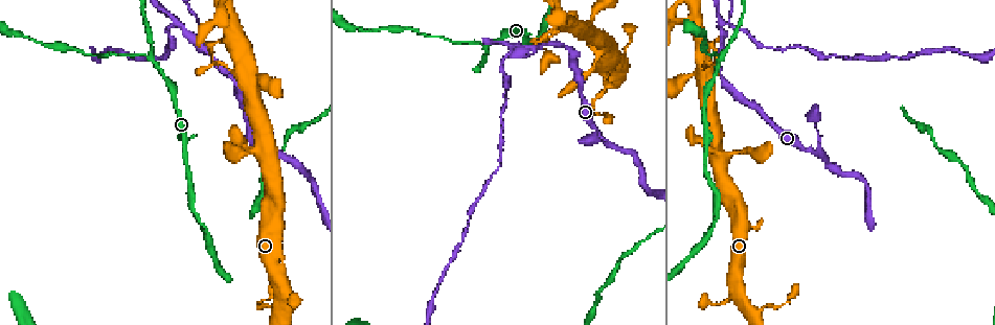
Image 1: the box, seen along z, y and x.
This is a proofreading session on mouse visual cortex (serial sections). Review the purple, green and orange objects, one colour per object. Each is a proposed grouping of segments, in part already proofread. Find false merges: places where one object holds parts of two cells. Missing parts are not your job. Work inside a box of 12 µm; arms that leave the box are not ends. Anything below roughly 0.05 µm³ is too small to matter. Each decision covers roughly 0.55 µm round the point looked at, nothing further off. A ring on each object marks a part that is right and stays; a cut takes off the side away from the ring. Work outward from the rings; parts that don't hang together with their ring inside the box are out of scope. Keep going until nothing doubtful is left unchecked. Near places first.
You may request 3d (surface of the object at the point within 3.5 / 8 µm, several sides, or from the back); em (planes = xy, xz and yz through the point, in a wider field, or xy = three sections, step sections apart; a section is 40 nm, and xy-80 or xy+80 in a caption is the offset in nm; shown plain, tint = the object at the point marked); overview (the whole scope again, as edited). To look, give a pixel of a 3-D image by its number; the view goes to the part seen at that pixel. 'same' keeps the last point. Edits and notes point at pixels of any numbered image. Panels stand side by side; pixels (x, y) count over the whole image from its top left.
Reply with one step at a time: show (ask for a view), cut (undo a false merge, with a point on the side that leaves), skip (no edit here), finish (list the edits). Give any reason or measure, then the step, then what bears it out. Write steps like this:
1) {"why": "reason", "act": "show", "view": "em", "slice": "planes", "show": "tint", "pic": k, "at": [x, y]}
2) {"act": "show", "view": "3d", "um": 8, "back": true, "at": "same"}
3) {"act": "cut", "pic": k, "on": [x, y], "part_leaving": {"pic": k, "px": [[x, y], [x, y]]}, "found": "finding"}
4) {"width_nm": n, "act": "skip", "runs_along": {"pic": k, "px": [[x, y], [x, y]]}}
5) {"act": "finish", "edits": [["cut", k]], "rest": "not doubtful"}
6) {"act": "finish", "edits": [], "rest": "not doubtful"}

{"why": "three-way junction", "act": "show", "view": "3d", "um": 3.5, "pic": 1, "at": [818, 154]}

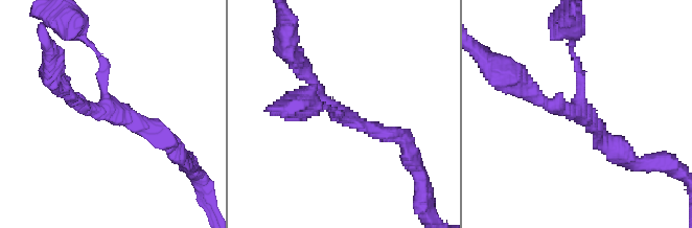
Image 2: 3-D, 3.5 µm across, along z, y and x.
{"arm_widths_nm": [100, 200, 250], "act": "skip", "runs_along": {"pic": 2, "px": [[298, 61], [340, 114], [395, 135]]}, "found": "continuous, no second cell"}

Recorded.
{"act": "show", "view": "3d", "um": 8, "pic": 1, "at": [720, 40]}

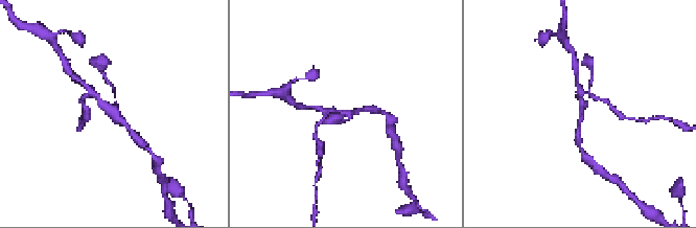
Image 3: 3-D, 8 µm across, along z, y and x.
{"why": "zoom in", "act": "show", "view": "3d", "um": 3.5, "back": true, "pic": 3, "at": [113, 111]}

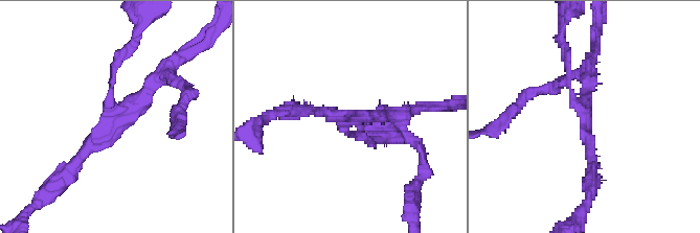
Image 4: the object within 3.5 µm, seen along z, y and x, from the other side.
{"act": "show", "view": "em", "slice": "xy", "step": 1, "show": "tint", "pic": 4, "at": [113, 114]}

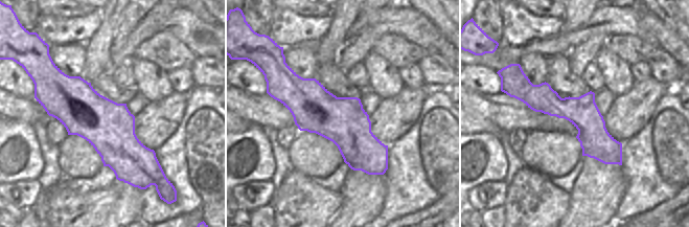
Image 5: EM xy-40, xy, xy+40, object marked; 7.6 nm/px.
{"arms": 3, "act": "skip", "runs_along": {"pic": 5, "px": [[42, 98], [71, 99], [156, 164]]}, "found": "continuous, no second cell"}

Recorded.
{"why": "branch point", "act": "show", "view": "3d", "um": 8, "pic": 1, "at": [721, 60]}

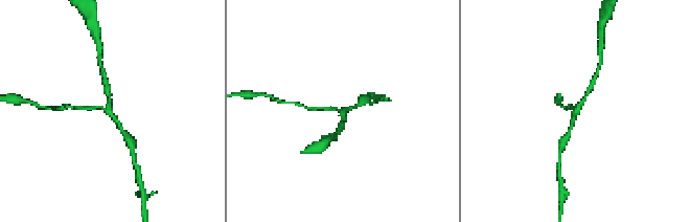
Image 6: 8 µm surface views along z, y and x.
{"act": "show", "view": "3d", "um": 3.5, "pic": 6, "at": [341, 114]}

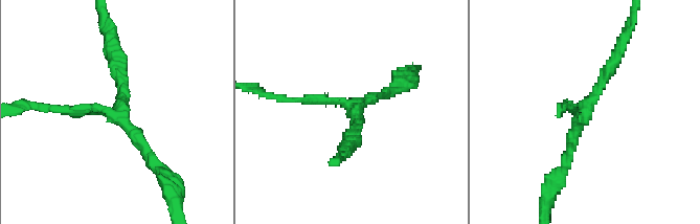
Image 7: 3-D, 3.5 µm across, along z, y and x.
{"arms": 3, "arm_widths_nm": [100, 200, 200], "act": "show", "view": "em", "slice": "planes", "show": "tint", "pic": 7, "at": [351, 107]}

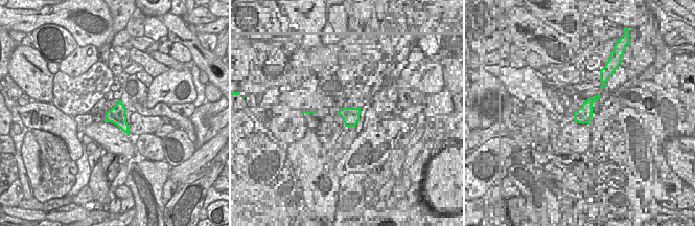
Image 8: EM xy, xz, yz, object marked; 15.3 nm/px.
{"width_nm": 280, "act": "skip", "runs_along": {"pic": 7, "px": [[160, 170], [115, 115], [50, 105]]}, "found": "one cell here"}

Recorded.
{"why": "thin neck", "act": "show", "view": "3d", "um": 8, "pic": 1, "at": [127, 53]}

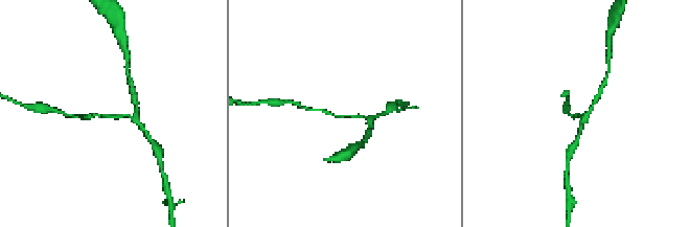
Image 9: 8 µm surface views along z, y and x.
{"act": "show", "view": "3d", "um": 3.5, "pic": 9, "at": [579, 117]}

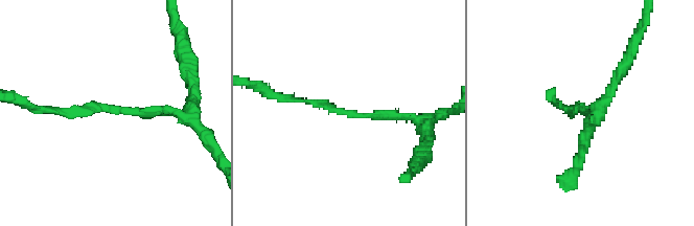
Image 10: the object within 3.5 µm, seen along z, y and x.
{"arm_widths_nm": [100, 150], "act": "show", "view": "em", "slice": "xy", "step": 1, "show": "tint", "pic": 10, "at": [130, 110]}

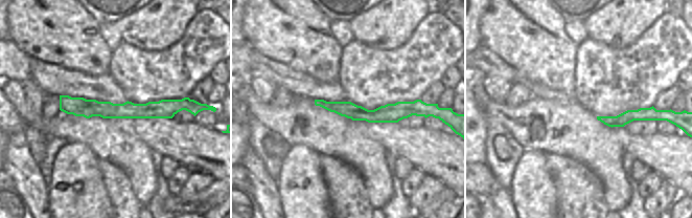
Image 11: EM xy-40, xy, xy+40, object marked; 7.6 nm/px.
{"act": "skip", "runs_along": {"pic": 10, "px": [[430, 119], [346, 114], [298, 100]]}, "found": "continuous, no second cell"}

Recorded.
{"why": "sharp bend", "act": "show", "view": "3d", "um": 3.5, "pic": 1, "at": [178, 26]}

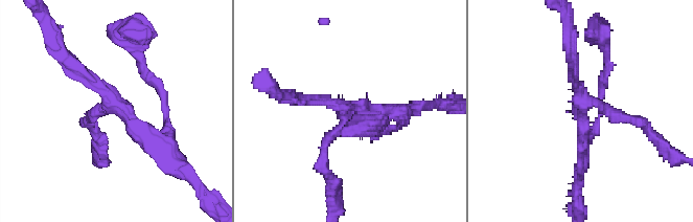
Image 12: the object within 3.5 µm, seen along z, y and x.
{"arms": 3, "act": "skip", "runs_along": {"pic": 12, "px": [[401, 110], [352, 107], [324, 145], [324, 160]]}, "found": "all the same cell"}

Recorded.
{"act": "finish", "edits": [], "rest": "not doubtful"}

